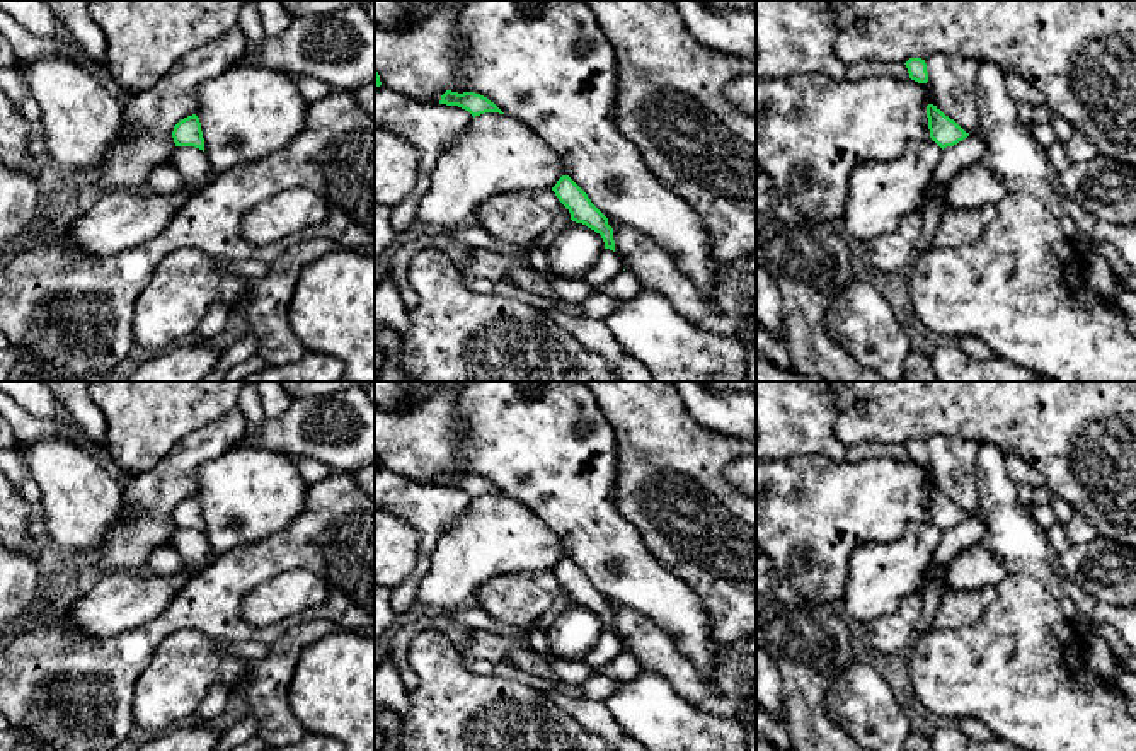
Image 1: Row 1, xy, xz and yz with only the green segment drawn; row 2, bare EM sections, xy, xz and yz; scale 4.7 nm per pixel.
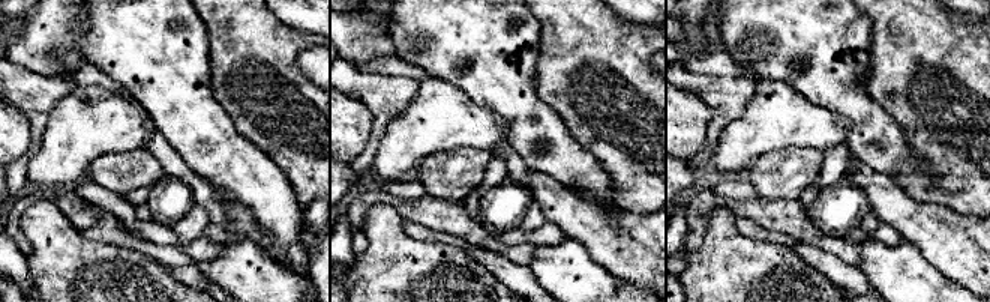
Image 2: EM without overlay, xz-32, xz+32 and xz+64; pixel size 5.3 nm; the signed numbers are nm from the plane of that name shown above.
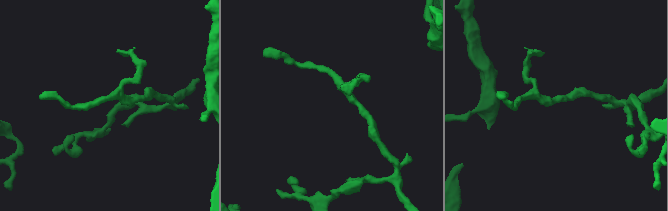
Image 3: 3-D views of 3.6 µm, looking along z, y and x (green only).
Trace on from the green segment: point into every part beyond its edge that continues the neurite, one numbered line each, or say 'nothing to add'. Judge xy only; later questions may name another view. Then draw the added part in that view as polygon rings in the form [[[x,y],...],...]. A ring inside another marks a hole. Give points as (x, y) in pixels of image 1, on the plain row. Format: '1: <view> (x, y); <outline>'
nothing to add

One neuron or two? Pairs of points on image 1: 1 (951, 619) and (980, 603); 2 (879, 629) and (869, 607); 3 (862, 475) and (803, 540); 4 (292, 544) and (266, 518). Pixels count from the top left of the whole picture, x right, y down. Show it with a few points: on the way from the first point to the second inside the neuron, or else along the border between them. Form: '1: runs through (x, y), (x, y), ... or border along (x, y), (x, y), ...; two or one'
1: runs through (958, 612), (973, 605); one
2: border along (906, 595), (891, 613), (879, 615), (860, 627); two
3: runs through (852, 491), (818, 525); one
4: border along (305, 499), (304, 510), (285, 528), (242, 545); two

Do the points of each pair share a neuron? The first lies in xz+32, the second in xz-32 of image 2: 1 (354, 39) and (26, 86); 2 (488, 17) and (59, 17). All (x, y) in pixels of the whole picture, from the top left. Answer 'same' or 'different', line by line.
1: different
2: different

